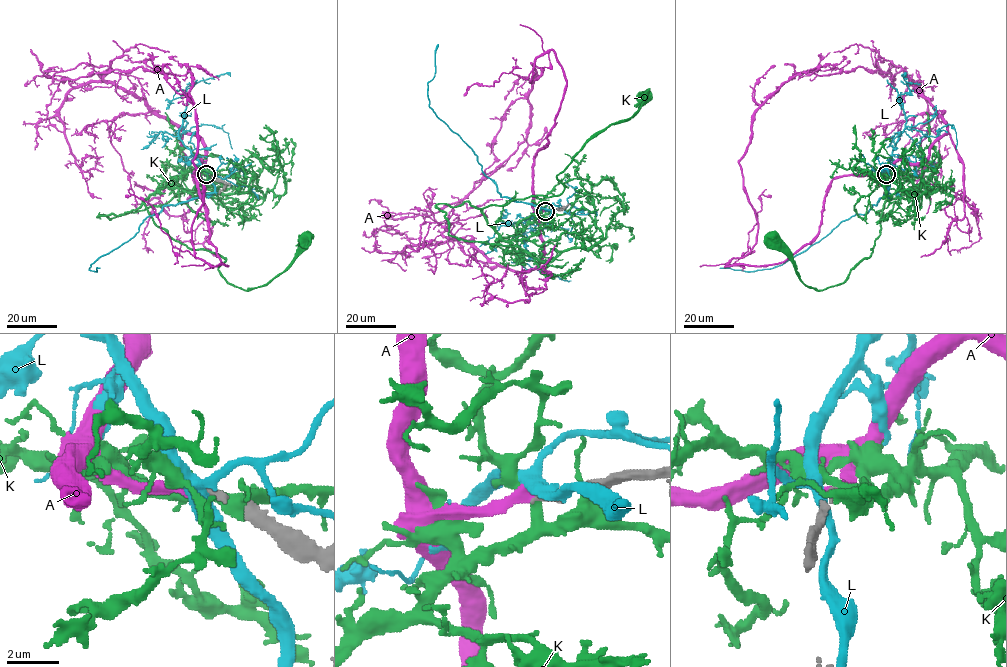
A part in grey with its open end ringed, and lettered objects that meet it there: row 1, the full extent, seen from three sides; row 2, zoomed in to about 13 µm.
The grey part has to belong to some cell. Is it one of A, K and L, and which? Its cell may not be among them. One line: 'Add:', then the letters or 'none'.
Add: A

